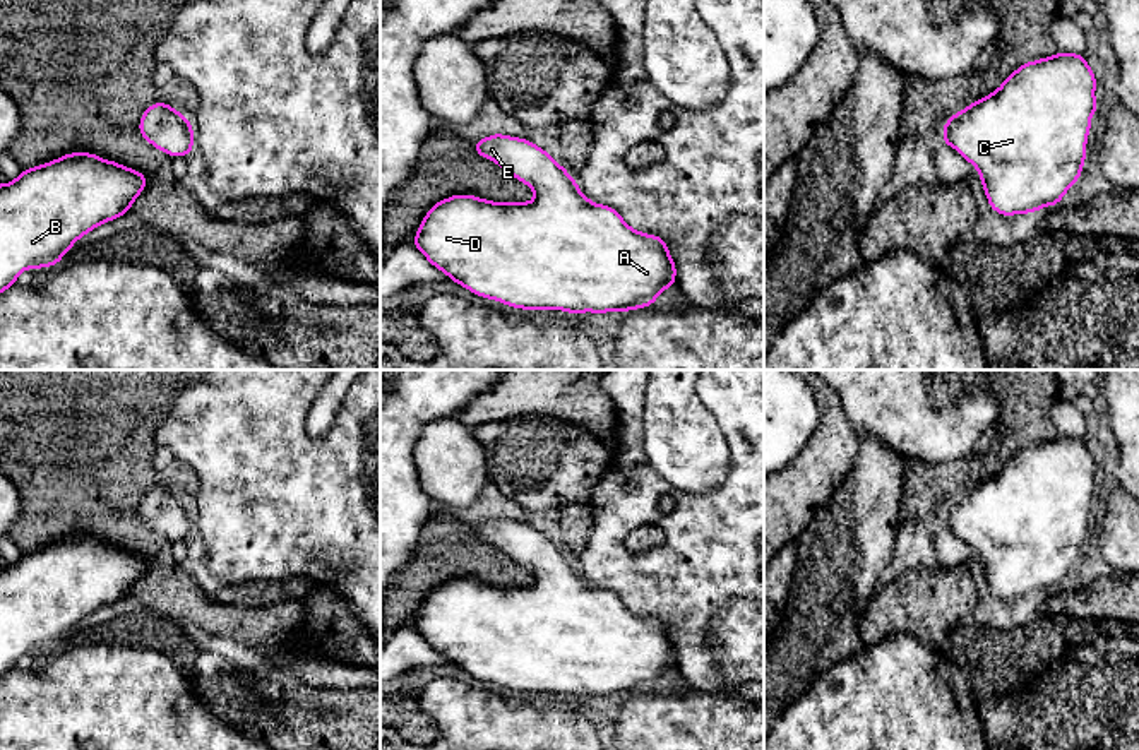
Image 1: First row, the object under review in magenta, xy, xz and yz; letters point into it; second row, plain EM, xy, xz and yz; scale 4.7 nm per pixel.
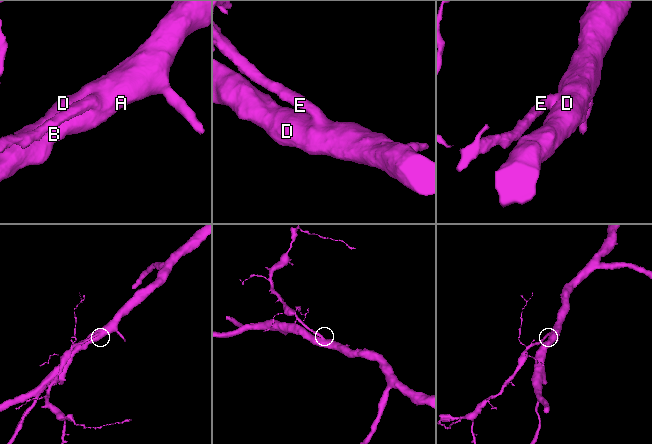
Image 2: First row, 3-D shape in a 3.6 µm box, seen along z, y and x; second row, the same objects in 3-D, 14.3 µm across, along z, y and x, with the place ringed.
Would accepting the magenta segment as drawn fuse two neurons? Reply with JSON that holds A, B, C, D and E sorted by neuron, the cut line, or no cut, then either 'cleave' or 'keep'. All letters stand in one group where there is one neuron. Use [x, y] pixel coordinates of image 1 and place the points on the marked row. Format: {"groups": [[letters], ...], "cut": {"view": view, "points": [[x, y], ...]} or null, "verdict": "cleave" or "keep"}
{"groups": [["A", "B", "C", "D", "E"]], "cut": null, "verdict": "keep"}

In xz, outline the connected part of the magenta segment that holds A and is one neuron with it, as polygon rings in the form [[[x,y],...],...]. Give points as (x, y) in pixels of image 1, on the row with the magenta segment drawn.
[[[504,134],[473,146],[478,156],[502,166],[536,197],[531,202],[492,202],[450,195],[425,214],[413,245],[454,283],[514,308],[572,315],[653,307],[666,288],[677,284],[677,265],[665,240],[639,233],[613,207],[591,202],[546,151]]]

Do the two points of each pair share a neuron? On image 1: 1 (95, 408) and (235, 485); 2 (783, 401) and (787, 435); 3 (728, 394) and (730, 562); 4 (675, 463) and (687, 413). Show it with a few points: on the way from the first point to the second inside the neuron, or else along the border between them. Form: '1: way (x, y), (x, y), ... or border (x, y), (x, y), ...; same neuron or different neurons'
1: border (173, 404), (156, 432), (156, 444); different neurons
2: way (783, 410), (783, 427); same neuron
3: way (737, 435), (742, 444), (742, 521); same neuron
4: way (680, 451), (680, 425); same neuron

